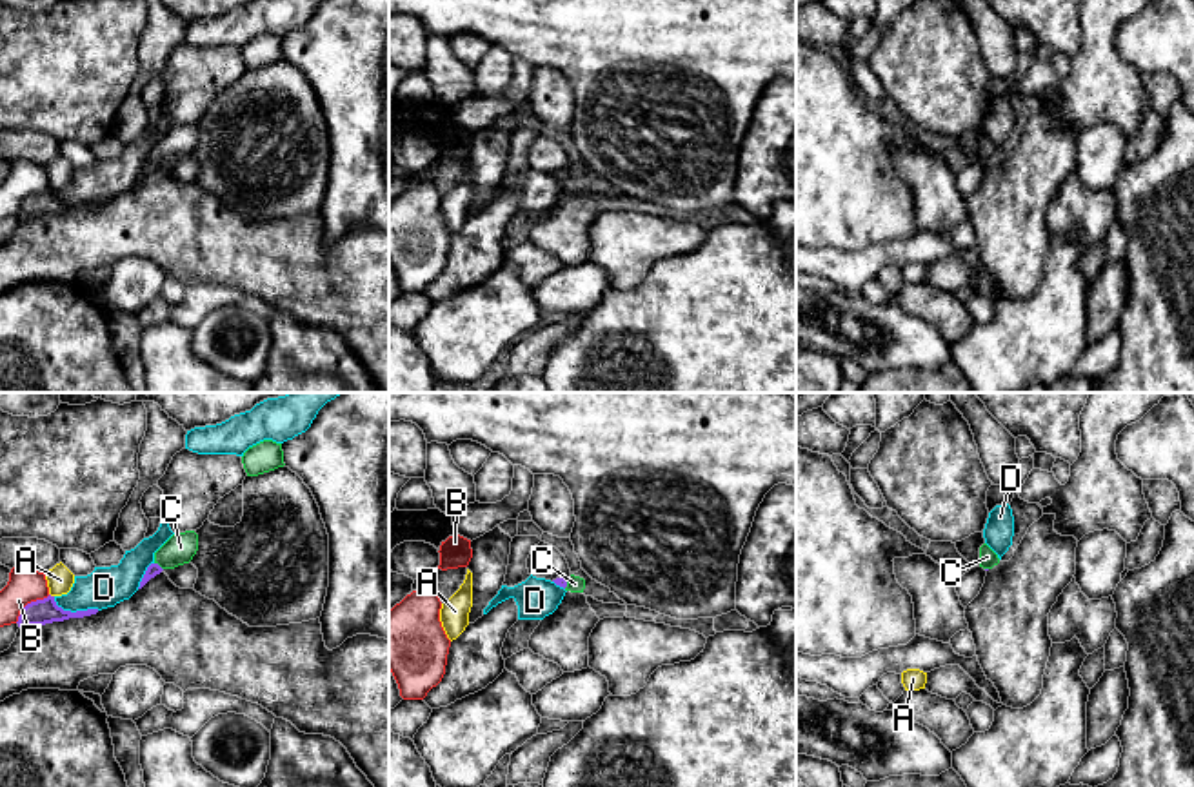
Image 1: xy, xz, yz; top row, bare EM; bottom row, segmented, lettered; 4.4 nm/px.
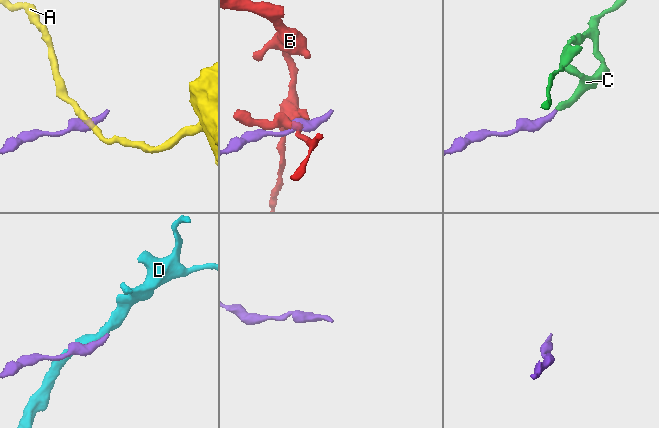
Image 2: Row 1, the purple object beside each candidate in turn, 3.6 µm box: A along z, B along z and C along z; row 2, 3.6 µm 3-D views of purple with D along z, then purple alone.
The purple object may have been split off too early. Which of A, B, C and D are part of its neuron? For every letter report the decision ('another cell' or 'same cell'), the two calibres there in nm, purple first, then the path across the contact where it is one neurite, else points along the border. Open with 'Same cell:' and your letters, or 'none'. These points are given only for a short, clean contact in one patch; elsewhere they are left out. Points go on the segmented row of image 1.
Same cell: C
A: another cell; calibres 110 and 120 nm; border xy (49, 593), (53, 597)
B: another cell; calibres 110 and 150 nm; border xy (49, 595), (31, 600), (15, 622)
C: same cell; calibres 60 and 140 nm; way xy (153, 569), (159, 566), (180, 547)
D: another cell; calibres 110 and 180 nm

